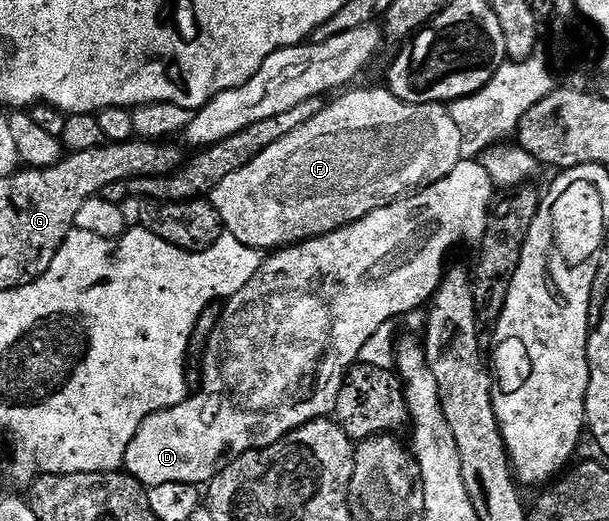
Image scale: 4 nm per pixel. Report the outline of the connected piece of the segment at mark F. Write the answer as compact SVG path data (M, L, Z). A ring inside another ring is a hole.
M386 88L351 90L333 97L333 102L329 101L314 120L302 124L302 128L294 128L290 136L282 136L270 148L258 152L250 164L238 168L238 172L230 172L222 184L213 188L210 201L227 233L261 252L309 242L442 180L461 162L462 134L447 105L406 104Z

